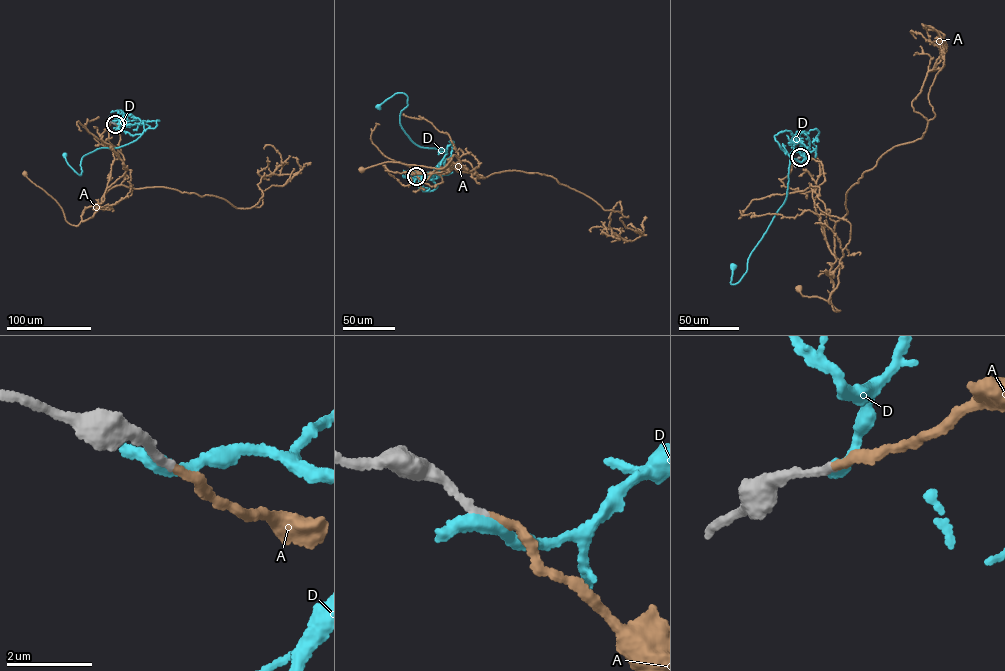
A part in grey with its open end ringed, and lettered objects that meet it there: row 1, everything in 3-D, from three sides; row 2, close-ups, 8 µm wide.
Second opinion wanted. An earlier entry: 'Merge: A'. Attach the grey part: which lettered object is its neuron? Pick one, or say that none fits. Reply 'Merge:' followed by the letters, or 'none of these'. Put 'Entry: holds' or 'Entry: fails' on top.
Entry: holds
Merge: A

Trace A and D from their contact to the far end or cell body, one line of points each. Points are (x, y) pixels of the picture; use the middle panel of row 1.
A: (416, 176), (431, 186), (442, 167), (460, 167), (451, 157), (441, 168), (361, 169)
D: (415, 175), (432, 177), (453, 142), (446, 153), (411, 141), (400, 123), (408, 105), (404, 93), (378, 106)

